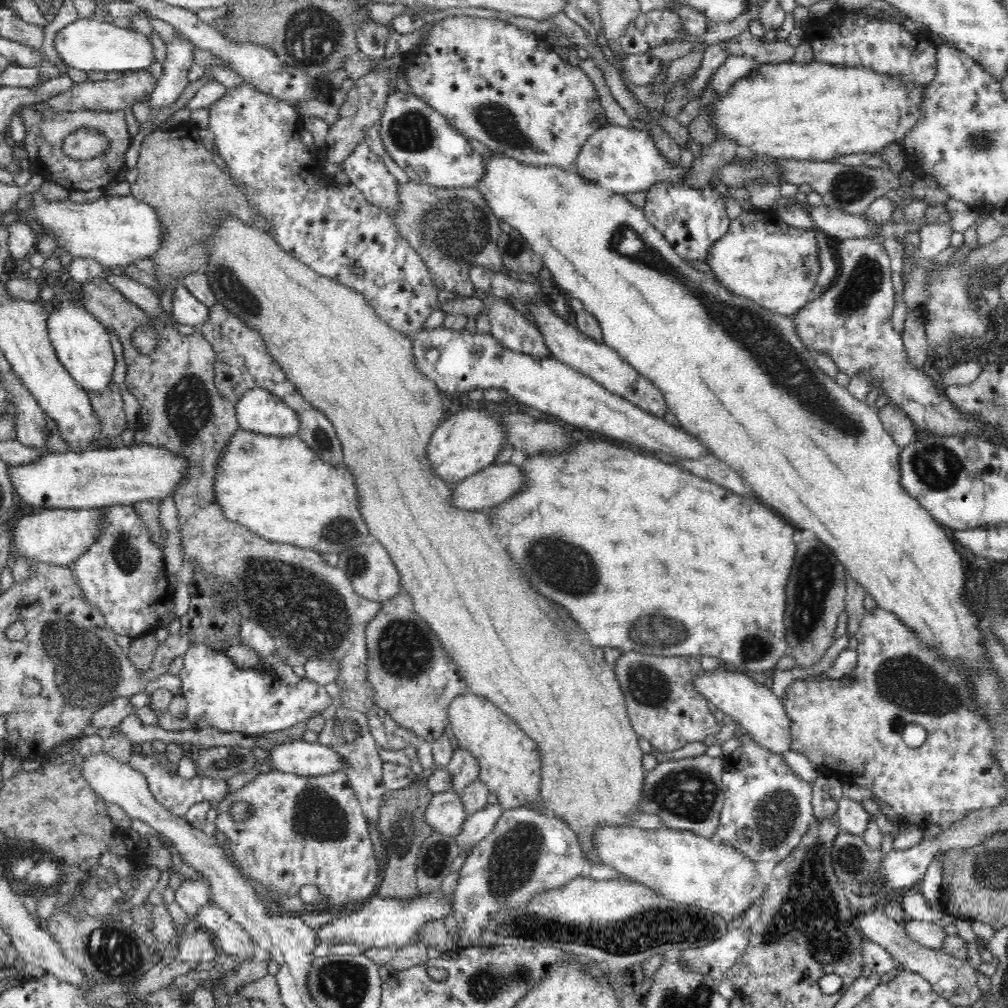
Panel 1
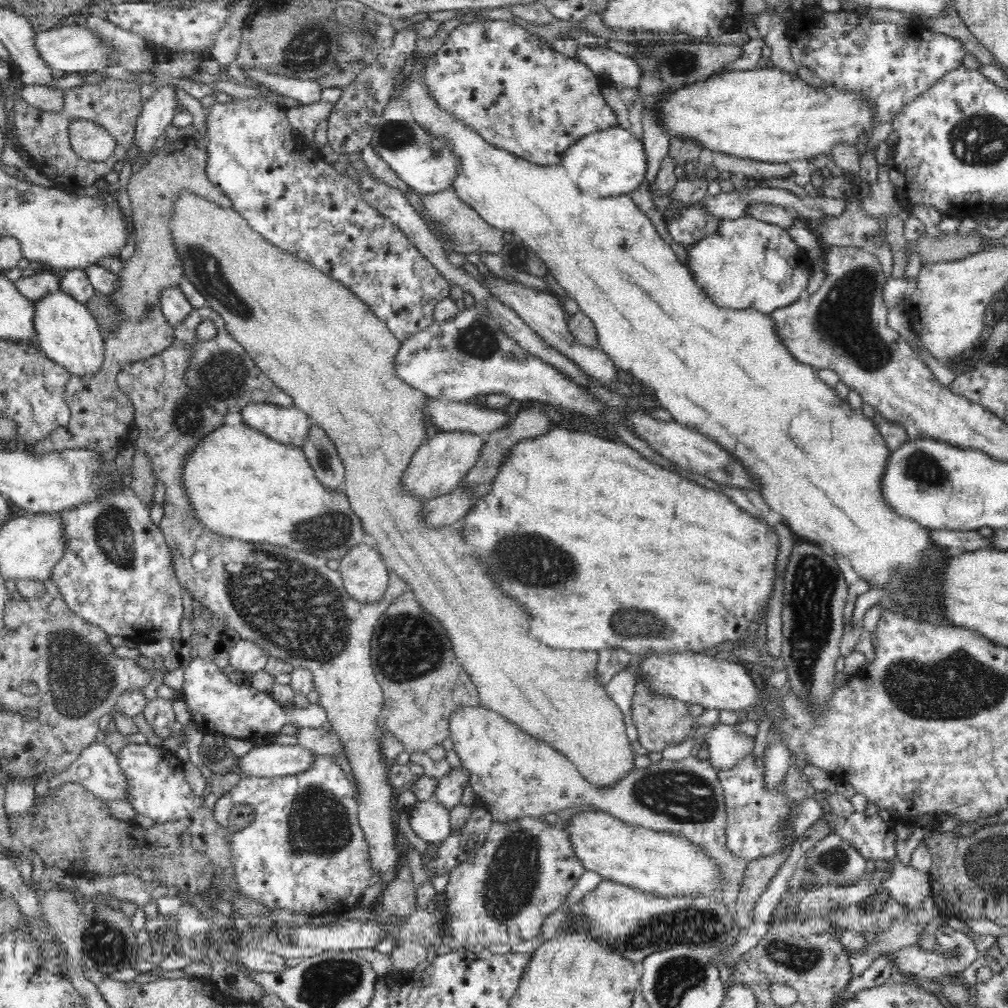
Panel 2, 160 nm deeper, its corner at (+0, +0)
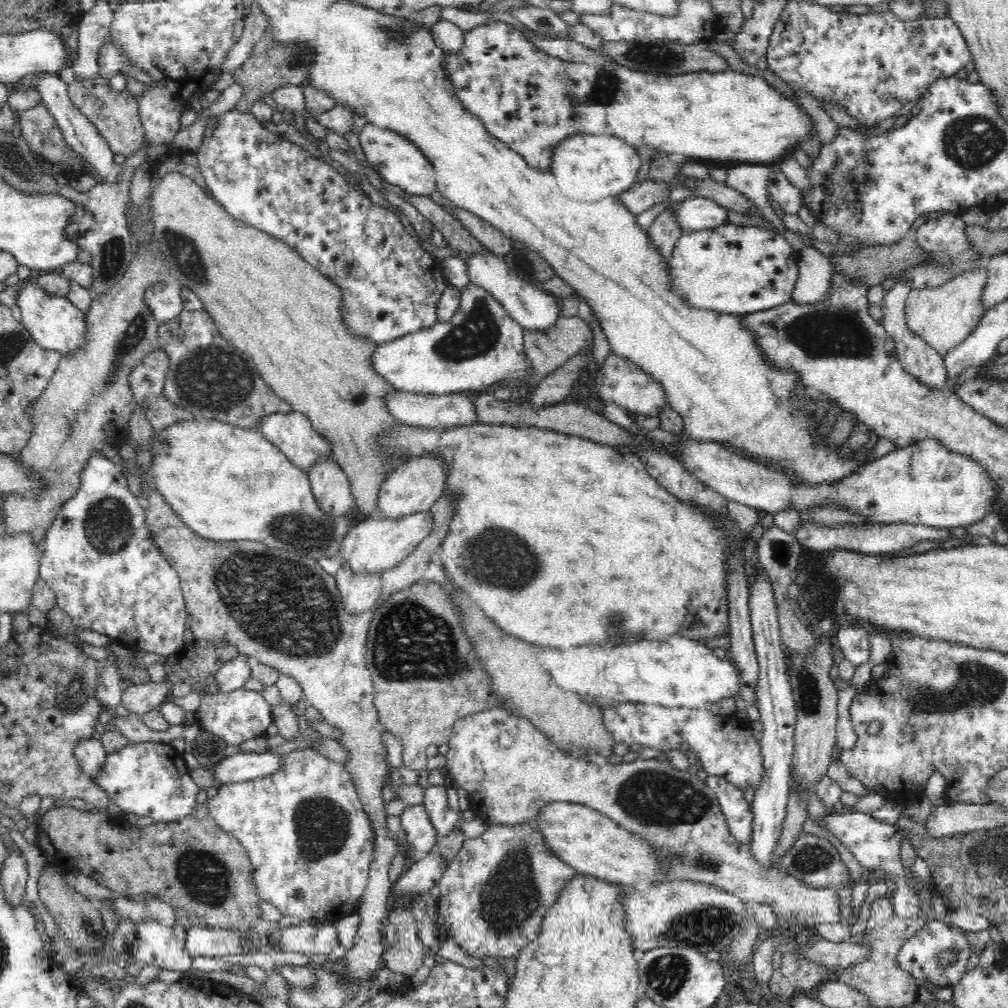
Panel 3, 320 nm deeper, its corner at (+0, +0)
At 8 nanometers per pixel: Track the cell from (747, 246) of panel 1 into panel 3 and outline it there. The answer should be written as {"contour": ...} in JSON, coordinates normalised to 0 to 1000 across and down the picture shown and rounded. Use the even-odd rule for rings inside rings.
{"contour":[[[725,221],[675,234],[663,267],[664,284],[681,303],[732,313],[782,301],[793,274],[786,243],[774,231]]]}

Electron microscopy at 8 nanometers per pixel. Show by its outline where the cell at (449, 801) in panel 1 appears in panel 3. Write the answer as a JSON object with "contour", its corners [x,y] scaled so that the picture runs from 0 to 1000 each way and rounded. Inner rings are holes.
{"contour":[[[420,798],[403,802],[398,806],[397,813],[405,843],[422,848],[434,837],[433,822],[427,817]]]}

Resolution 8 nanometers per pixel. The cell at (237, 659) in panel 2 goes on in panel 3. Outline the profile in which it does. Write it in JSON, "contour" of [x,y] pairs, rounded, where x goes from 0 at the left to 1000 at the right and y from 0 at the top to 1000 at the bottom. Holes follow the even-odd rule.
{"contour":[[[236,649],[234,653],[227,655],[212,671],[214,685],[212,688],[225,688],[242,681],[248,675],[249,654]]]}

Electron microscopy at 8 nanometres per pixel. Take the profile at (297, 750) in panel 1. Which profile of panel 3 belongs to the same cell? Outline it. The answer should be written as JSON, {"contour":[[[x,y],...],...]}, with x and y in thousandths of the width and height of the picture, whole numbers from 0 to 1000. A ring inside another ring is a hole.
{"contour":[[[237,746],[222,752],[216,759],[208,763],[211,774],[218,781],[264,771],[279,764],[279,751],[276,748],[263,746]]]}

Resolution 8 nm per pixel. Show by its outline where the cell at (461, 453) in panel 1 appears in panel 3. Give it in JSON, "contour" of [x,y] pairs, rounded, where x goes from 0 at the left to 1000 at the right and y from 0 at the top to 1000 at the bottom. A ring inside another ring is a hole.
{"contour":[[[421,451],[393,460],[373,490],[376,514],[390,517],[406,510],[425,507],[438,493],[442,472],[444,472],[442,463],[440,463],[438,455],[435,455],[435,453]]]}

